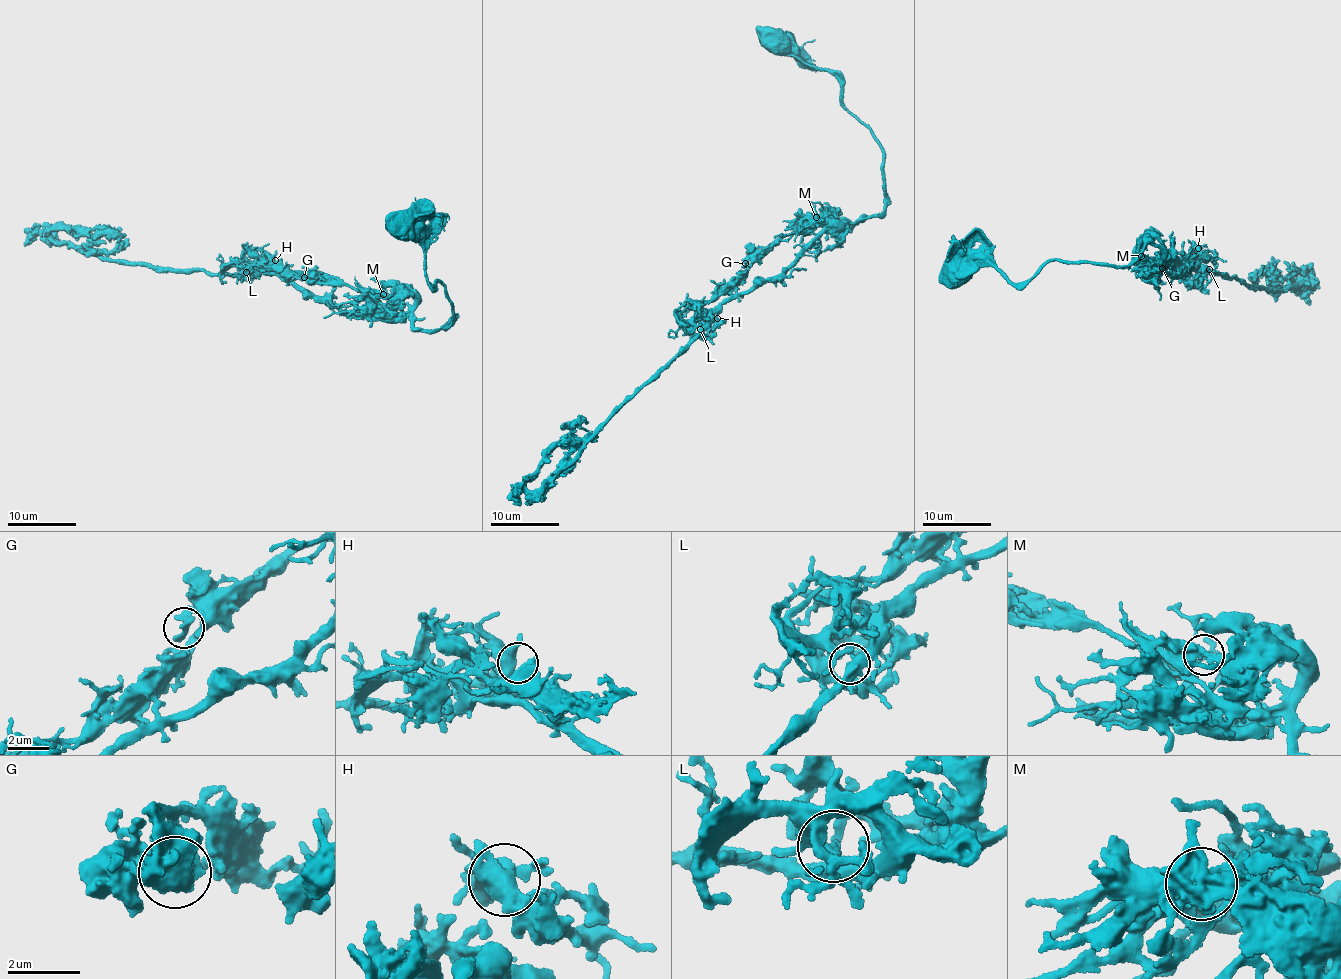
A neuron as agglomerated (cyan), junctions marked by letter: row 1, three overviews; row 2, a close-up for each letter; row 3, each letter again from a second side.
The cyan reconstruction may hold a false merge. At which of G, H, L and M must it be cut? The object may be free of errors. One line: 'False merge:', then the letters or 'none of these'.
False merge: M

